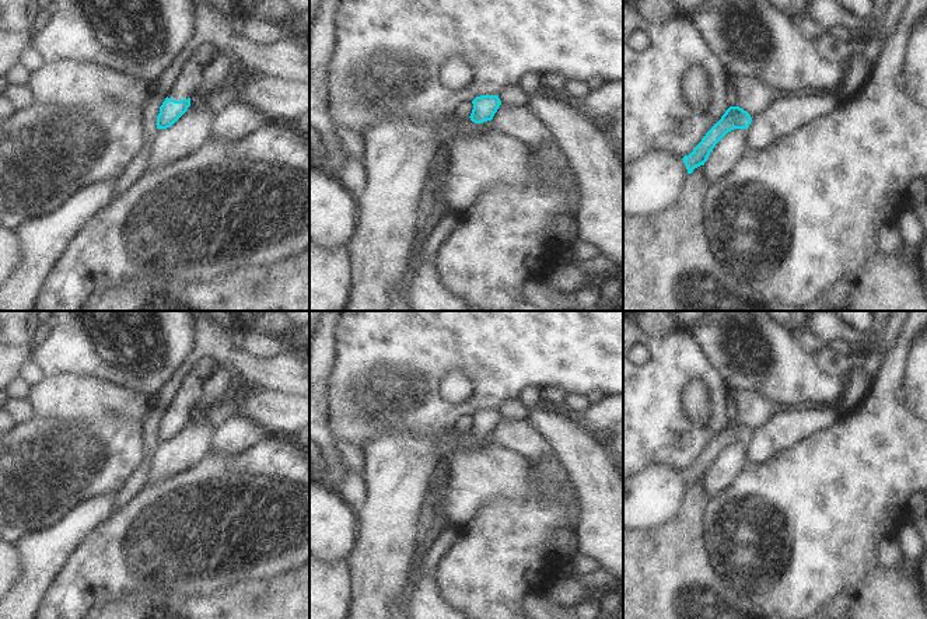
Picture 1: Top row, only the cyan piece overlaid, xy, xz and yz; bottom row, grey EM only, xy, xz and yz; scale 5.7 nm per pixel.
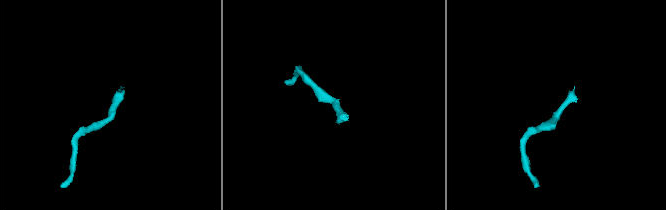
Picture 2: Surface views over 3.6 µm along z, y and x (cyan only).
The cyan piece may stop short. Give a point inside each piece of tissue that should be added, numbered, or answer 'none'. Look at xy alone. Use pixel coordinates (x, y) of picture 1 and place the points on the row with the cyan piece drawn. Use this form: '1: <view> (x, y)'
1: xy (186, 81).

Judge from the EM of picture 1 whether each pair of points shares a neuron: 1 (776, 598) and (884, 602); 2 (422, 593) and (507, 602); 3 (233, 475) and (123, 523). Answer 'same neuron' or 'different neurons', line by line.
1: different neurons
2: different neurons
3: same neuron

